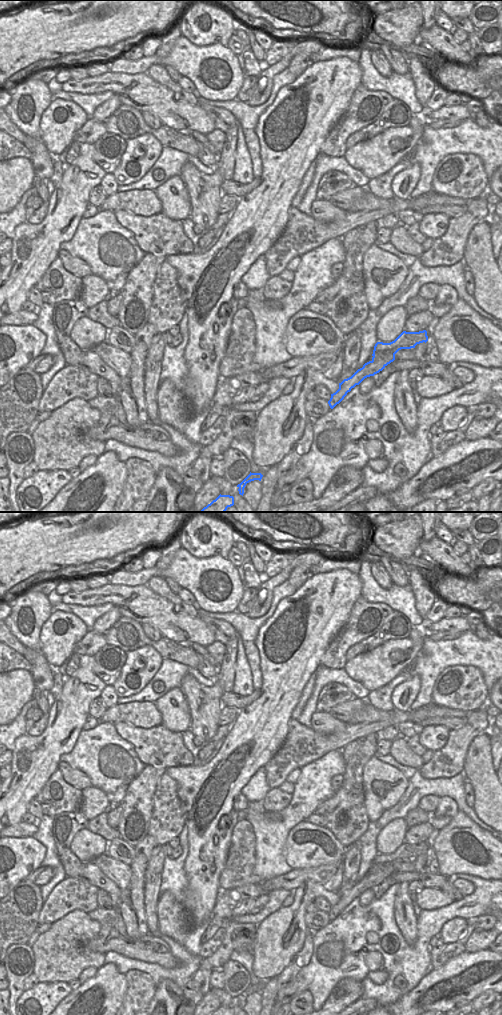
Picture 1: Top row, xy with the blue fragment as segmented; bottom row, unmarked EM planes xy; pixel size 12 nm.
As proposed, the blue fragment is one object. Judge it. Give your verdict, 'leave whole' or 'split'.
split

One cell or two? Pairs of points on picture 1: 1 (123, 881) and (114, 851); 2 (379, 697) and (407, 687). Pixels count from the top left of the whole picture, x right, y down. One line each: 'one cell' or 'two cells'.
1: two cells
2: two cells

